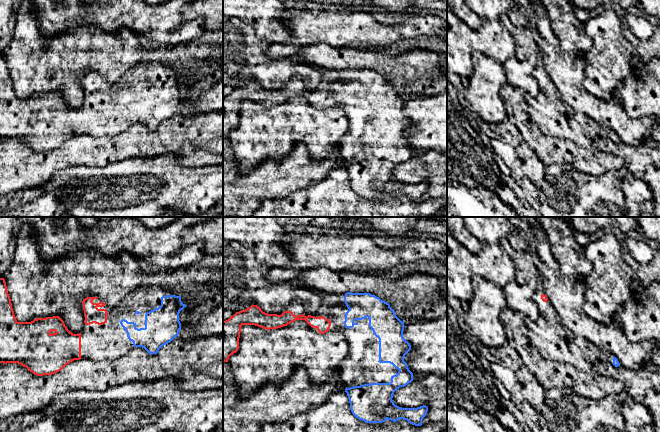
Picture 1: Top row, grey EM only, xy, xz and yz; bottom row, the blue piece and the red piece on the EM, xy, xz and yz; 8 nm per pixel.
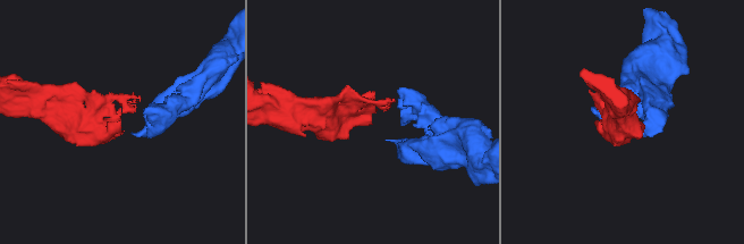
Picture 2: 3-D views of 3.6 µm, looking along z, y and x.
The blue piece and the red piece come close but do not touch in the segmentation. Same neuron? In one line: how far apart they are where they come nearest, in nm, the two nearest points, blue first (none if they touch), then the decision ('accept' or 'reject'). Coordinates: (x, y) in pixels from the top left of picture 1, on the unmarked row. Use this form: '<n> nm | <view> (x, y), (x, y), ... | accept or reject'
110 nm | xy (120, 97), (106, 97) | accept

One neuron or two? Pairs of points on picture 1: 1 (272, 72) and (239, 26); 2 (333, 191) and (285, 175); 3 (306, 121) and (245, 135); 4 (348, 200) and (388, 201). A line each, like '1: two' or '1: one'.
1: one
2: two
3: one
4: one

